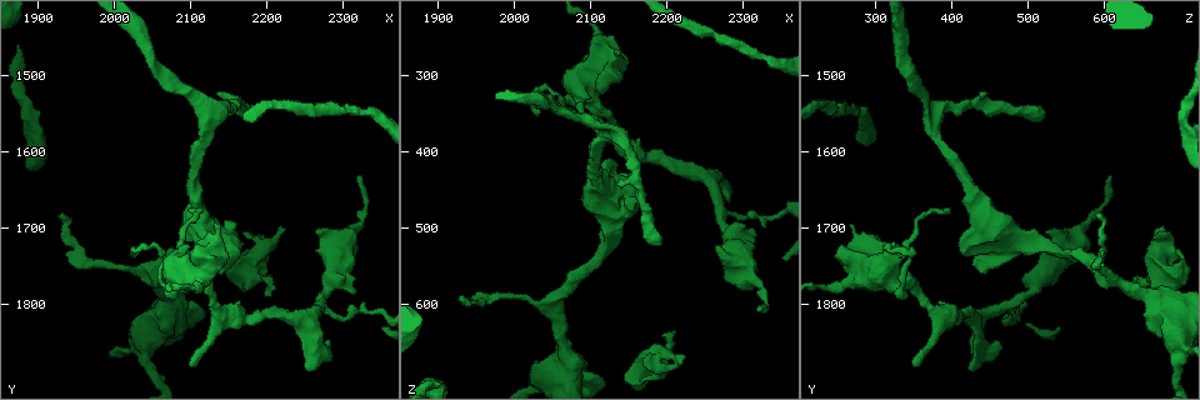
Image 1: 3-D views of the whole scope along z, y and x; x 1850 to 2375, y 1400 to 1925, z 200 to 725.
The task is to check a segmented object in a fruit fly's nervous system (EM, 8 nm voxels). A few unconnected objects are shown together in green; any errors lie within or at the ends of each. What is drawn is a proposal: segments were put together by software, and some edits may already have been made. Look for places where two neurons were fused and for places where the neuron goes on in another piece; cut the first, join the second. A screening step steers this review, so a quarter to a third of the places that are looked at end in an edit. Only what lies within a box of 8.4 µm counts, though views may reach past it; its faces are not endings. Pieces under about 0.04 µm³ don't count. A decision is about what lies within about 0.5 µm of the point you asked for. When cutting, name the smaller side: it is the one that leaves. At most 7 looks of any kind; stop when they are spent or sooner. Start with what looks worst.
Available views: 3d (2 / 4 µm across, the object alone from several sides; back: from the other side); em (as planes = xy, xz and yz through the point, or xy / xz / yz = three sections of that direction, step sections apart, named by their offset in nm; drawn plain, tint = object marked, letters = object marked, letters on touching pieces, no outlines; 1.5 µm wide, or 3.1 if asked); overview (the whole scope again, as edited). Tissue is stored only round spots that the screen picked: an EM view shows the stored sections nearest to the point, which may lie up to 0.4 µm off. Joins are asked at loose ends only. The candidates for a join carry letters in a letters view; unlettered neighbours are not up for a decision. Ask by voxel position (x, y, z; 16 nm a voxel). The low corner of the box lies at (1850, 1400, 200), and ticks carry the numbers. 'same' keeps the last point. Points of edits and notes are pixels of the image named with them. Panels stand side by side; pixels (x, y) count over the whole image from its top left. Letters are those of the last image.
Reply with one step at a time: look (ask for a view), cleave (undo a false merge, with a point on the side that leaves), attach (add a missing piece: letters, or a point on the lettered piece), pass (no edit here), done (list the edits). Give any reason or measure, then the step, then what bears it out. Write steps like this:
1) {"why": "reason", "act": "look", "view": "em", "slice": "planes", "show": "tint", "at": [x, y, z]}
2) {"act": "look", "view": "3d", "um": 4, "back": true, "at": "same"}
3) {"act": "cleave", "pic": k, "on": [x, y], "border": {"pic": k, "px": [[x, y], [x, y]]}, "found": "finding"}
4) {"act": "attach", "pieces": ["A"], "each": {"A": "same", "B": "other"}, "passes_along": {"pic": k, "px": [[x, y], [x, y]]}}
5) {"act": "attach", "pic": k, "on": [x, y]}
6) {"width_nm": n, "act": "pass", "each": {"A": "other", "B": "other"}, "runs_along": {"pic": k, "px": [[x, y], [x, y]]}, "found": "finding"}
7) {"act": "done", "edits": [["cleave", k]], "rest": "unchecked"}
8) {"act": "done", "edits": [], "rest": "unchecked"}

{"why": "branch stops here", "act": "look", "view": "em", "slice": "planes", "show": "letters", "at": [2170, 1705, 680]}

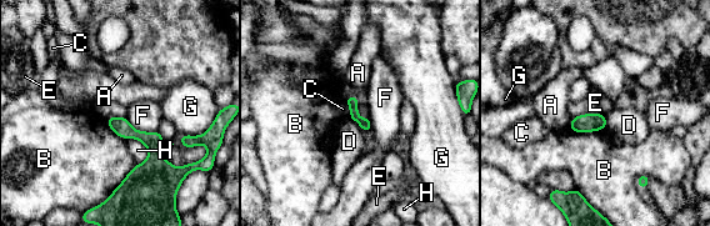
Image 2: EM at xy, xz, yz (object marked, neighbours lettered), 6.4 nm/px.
{"act": "pass", "each": {"A": "other", "B": "other", "C": "other", "D": "other", "E": "other", "F": "other", "G": "other", "H": "other"}, "runs_along": {"pic": 2, "px": [[111, 120], [153, 146], [124, 186]]}, "found": "no lettered piece goes on from it"}

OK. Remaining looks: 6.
{"why": "an open end", "act": "look", "view": "3d", "um": 4, "at": [2190, 1550, 520]}

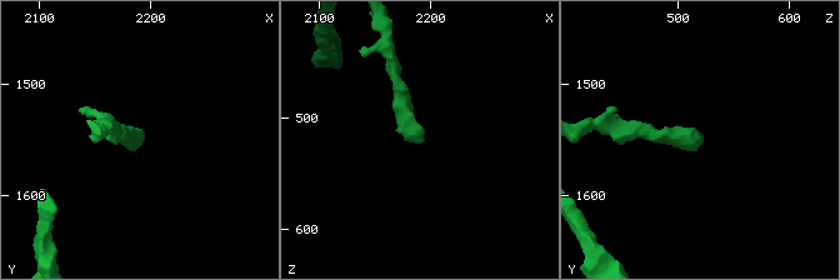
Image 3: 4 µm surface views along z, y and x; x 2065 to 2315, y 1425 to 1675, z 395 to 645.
{"act": "look", "view": "em", "slice": "xy", "step": 8, "show": "letters", "at": [2190, 1552, 522]}

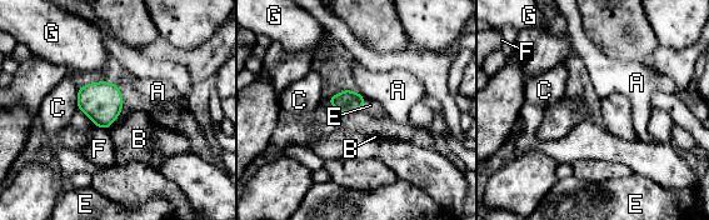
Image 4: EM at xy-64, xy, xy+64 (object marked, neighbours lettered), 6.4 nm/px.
{"act": "look", "view": "em", "slice": "planes", "show": "letters", "at": "same"}

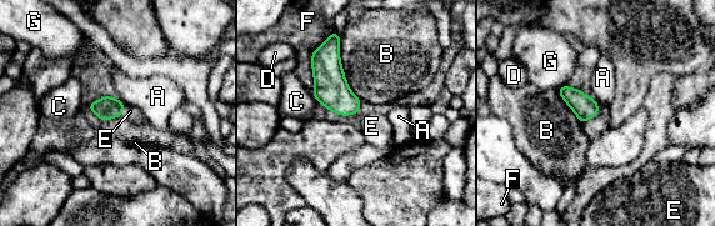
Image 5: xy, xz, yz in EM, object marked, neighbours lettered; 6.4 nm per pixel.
{"width_nm": 150, "act": "attach", "pieces": ["E"], "each": {"A": "other", "B": "other", "C": "other", "D": "other", "E": "same", "F": "other", "G": "other"}, "passes_along": {"pic": 5, "px": [[106, 108], [123, 109], [134, 114]]}, "found": "the neuron continues"}

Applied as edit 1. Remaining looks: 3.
{"why": "redraw", "act": "look", "view": "overview"}

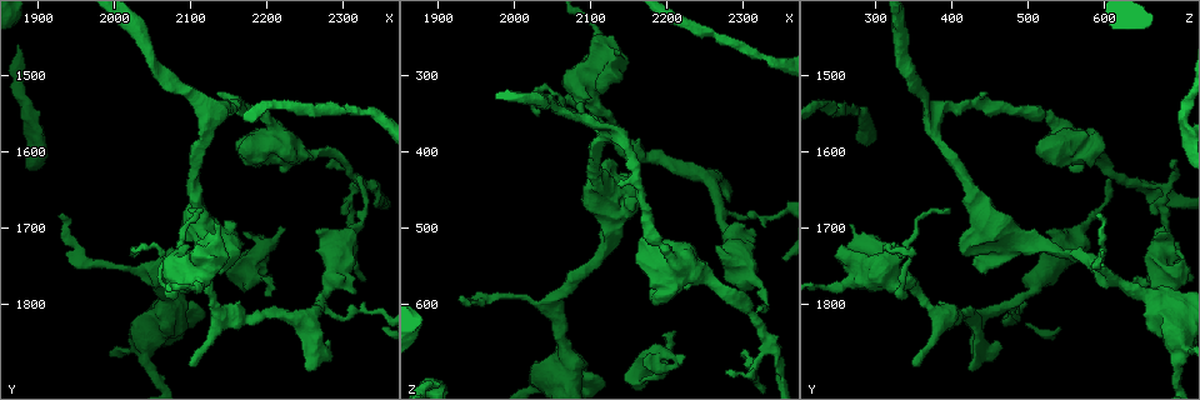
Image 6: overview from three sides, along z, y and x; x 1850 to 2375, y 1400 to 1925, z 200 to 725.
{"why": "thin neck", "act": "look", "view": "em", "um": 3.1, "slice": "planes", "show": "letters", "at": [2330, 1550, 275]}

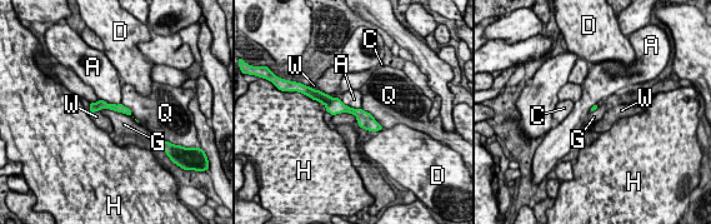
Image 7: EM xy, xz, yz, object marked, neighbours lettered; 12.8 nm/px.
{"act": "pass", "each": {"A": "other", "C": "other", "D": "other", "G": "other", "H": "other", "Q": "other", "W": "other"}, "runs_along": {"pic": 7, "px": [[321, 98], [359, 113], [376, 127]]}, "found": "continuous, no second neuron"}

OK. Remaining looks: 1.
{"act": "done", "edits": [["attach", 5]], "rest": "unchecked"}

